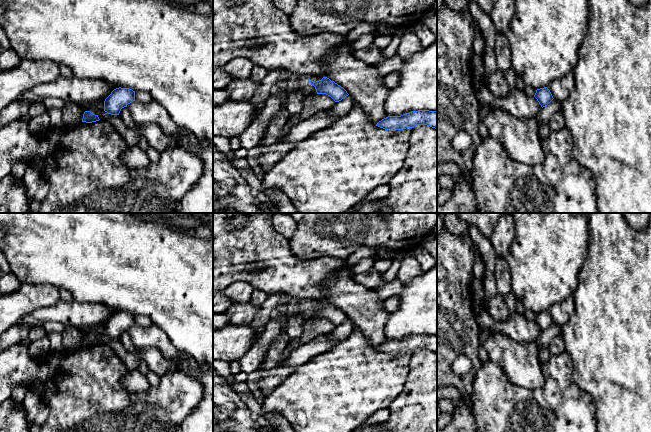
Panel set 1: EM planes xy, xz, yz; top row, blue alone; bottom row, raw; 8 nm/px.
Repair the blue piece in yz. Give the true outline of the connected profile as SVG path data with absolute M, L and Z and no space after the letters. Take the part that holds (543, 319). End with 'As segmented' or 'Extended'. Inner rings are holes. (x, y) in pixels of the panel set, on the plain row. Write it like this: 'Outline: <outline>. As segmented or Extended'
Outline: M547 311L537 313L534 321L537 323L542 332L547 330L554 323Z. As segmented

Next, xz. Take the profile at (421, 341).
Outline: M418 334L401 340L388 340L376 348L389 355L414 352L417 349L427 349L437 353L437 335Z. As segmented

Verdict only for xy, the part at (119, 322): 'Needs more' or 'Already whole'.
Already whole

